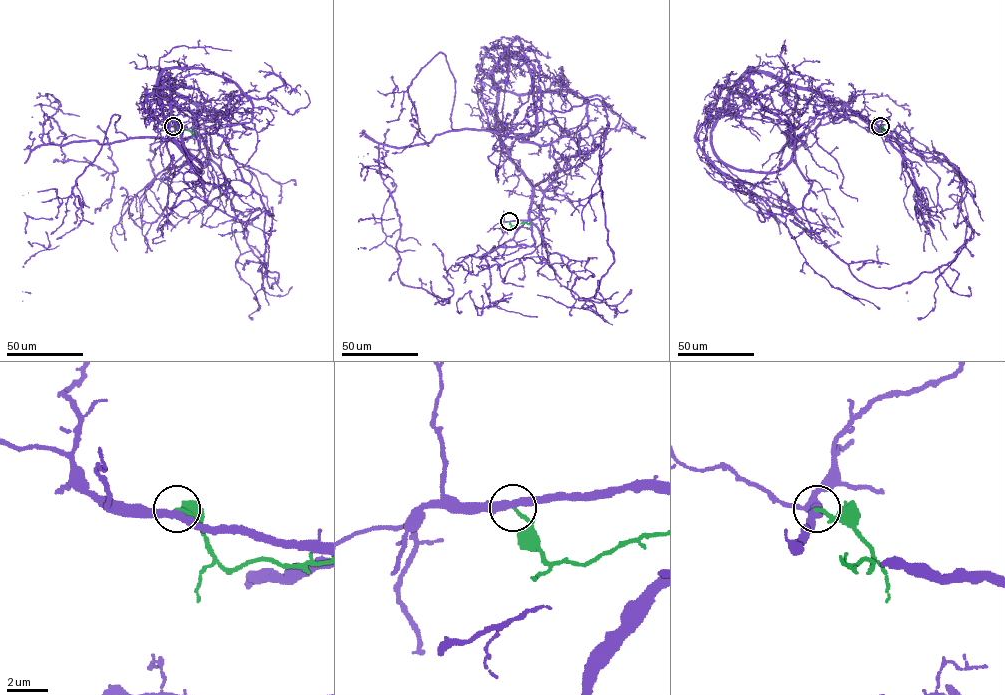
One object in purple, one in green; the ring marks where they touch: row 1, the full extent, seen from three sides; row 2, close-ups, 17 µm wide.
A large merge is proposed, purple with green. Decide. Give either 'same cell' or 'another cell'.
another cell

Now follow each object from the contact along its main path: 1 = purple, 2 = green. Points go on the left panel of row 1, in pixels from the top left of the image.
1: (173, 126), (222, 112), (182, 145), (112, 115), (72, 190), (83, 220), (28, 242), (22, 301)
2: (173, 126), (177, 130), (189, 130), (195, 136)

